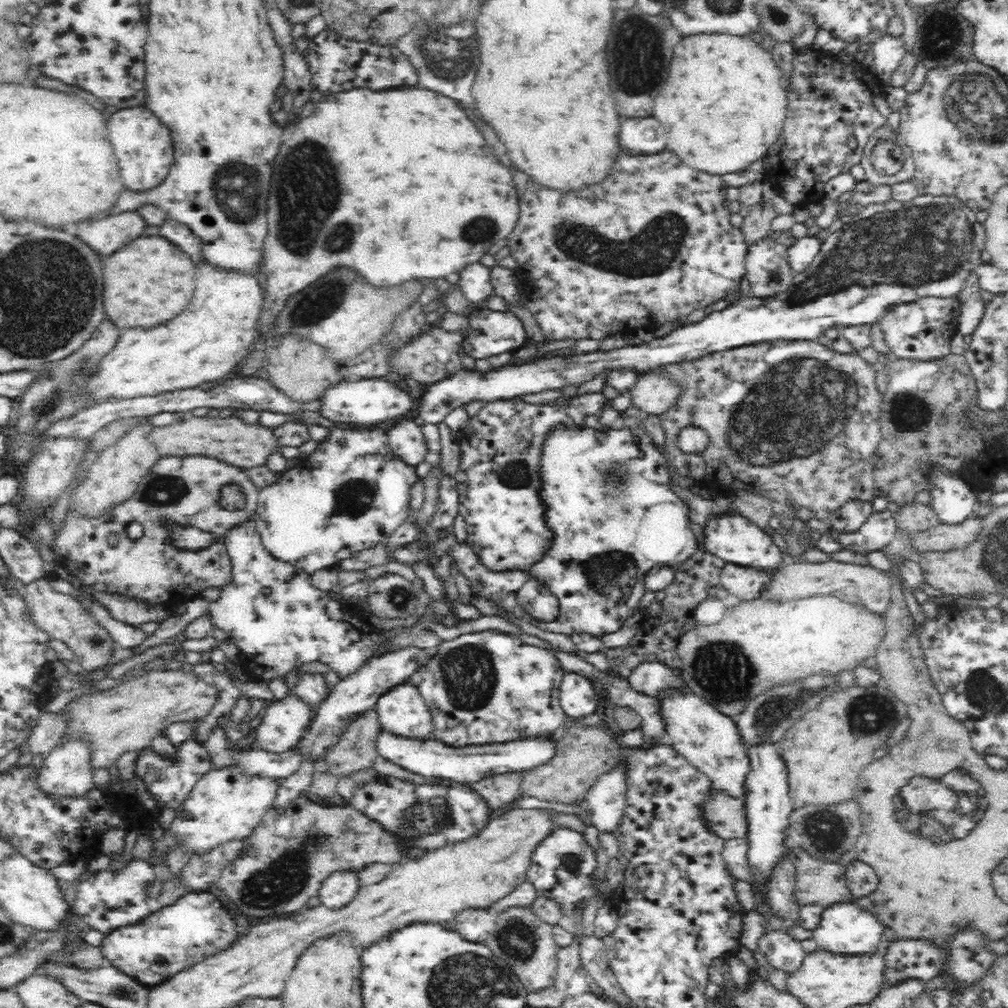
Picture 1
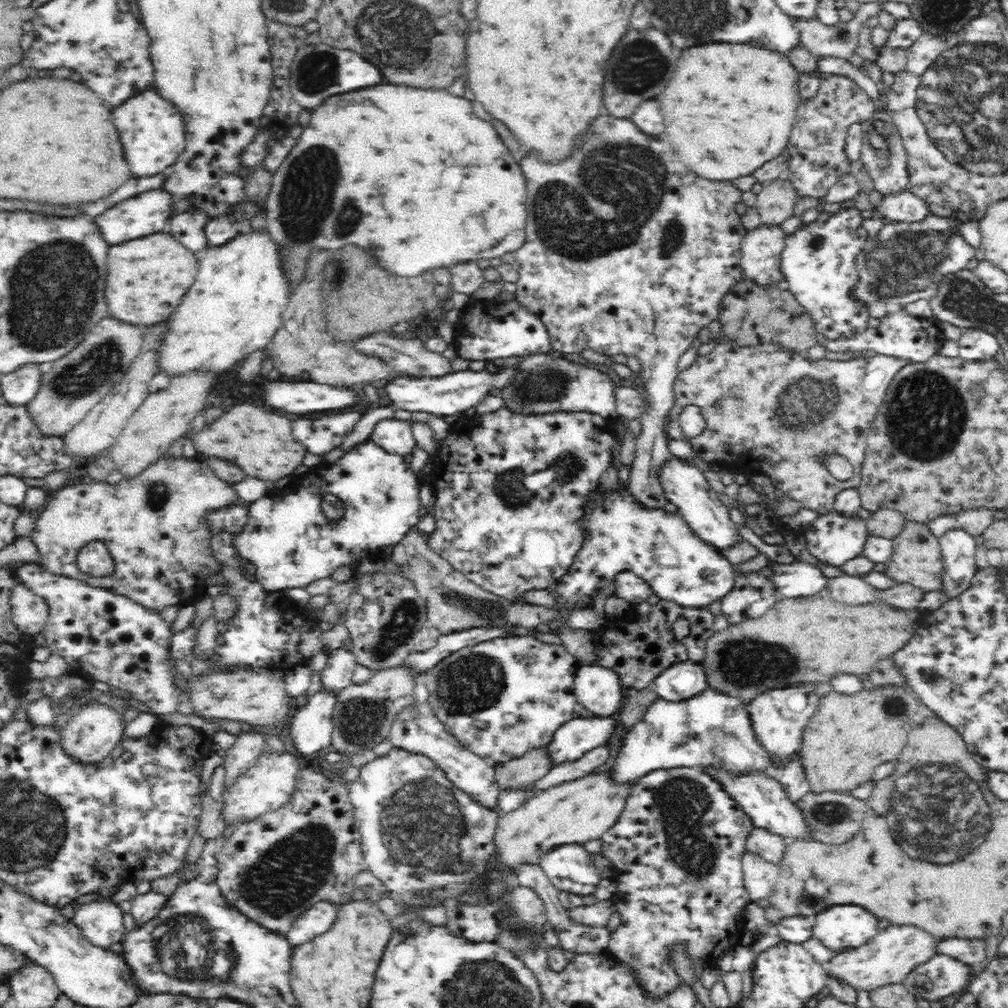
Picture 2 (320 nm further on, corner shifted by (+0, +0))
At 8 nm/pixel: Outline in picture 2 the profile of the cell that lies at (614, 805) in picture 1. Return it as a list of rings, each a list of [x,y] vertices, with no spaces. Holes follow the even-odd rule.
[[[708,688],[679,702],[658,698],[648,706],[641,721],[626,734],[620,754],[610,770],[610,778],[614,784],[628,785],[652,770],[681,766],[702,768],[706,765],[734,773],[753,770],[772,773],[771,761],[754,738],[747,712],[747,706],[738,698]]]

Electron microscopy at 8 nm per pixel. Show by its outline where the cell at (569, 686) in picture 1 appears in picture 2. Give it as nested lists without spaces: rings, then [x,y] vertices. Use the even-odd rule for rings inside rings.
[[[581,665],[577,668],[571,690],[584,714],[610,717],[623,704],[626,694],[618,675],[610,668]]]

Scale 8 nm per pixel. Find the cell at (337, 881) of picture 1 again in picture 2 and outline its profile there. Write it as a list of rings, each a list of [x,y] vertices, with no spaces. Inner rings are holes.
[[[320,900],[294,922],[288,934],[283,934],[284,937],[292,946],[296,946],[300,942],[312,940],[314,936],[324,934],[339,918],[341,906],[342,904],[330,900]]]

